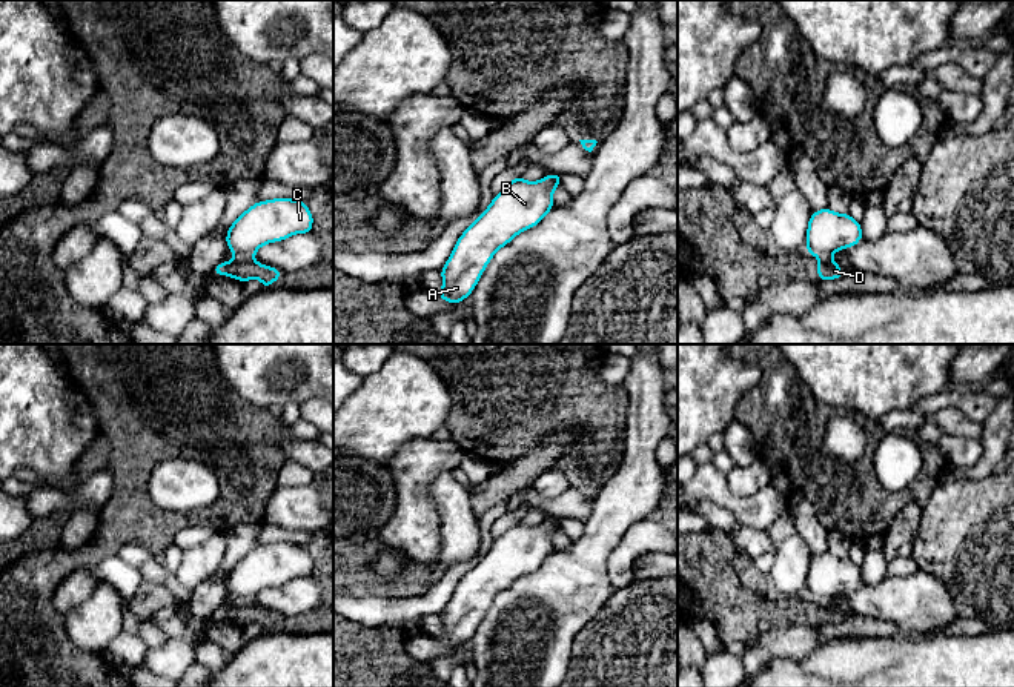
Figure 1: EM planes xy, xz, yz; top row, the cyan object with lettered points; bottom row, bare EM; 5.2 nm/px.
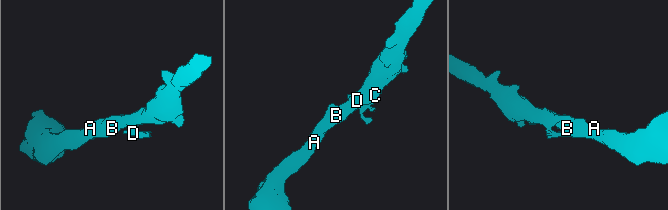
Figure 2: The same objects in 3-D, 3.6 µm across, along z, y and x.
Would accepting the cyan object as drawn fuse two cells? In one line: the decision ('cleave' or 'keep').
cleave

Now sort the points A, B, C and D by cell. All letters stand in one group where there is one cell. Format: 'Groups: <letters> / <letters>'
Groups: A B C / D

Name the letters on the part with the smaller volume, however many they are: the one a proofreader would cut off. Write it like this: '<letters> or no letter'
D

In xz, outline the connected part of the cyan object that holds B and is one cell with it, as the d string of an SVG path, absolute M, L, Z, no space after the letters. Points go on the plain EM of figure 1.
M550 518L538 526L525 526L521 519L510 524L493 541L489 552L456 584L449 604L439 615L444 632L435 638L455 650L470 641L493 599L518 578L538 570L555 552L553 535L561 529L561 519Z

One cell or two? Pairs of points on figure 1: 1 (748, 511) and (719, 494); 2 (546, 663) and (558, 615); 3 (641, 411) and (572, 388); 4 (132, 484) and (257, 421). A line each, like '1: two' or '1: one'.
1: one
2: one
3: two
4: one

